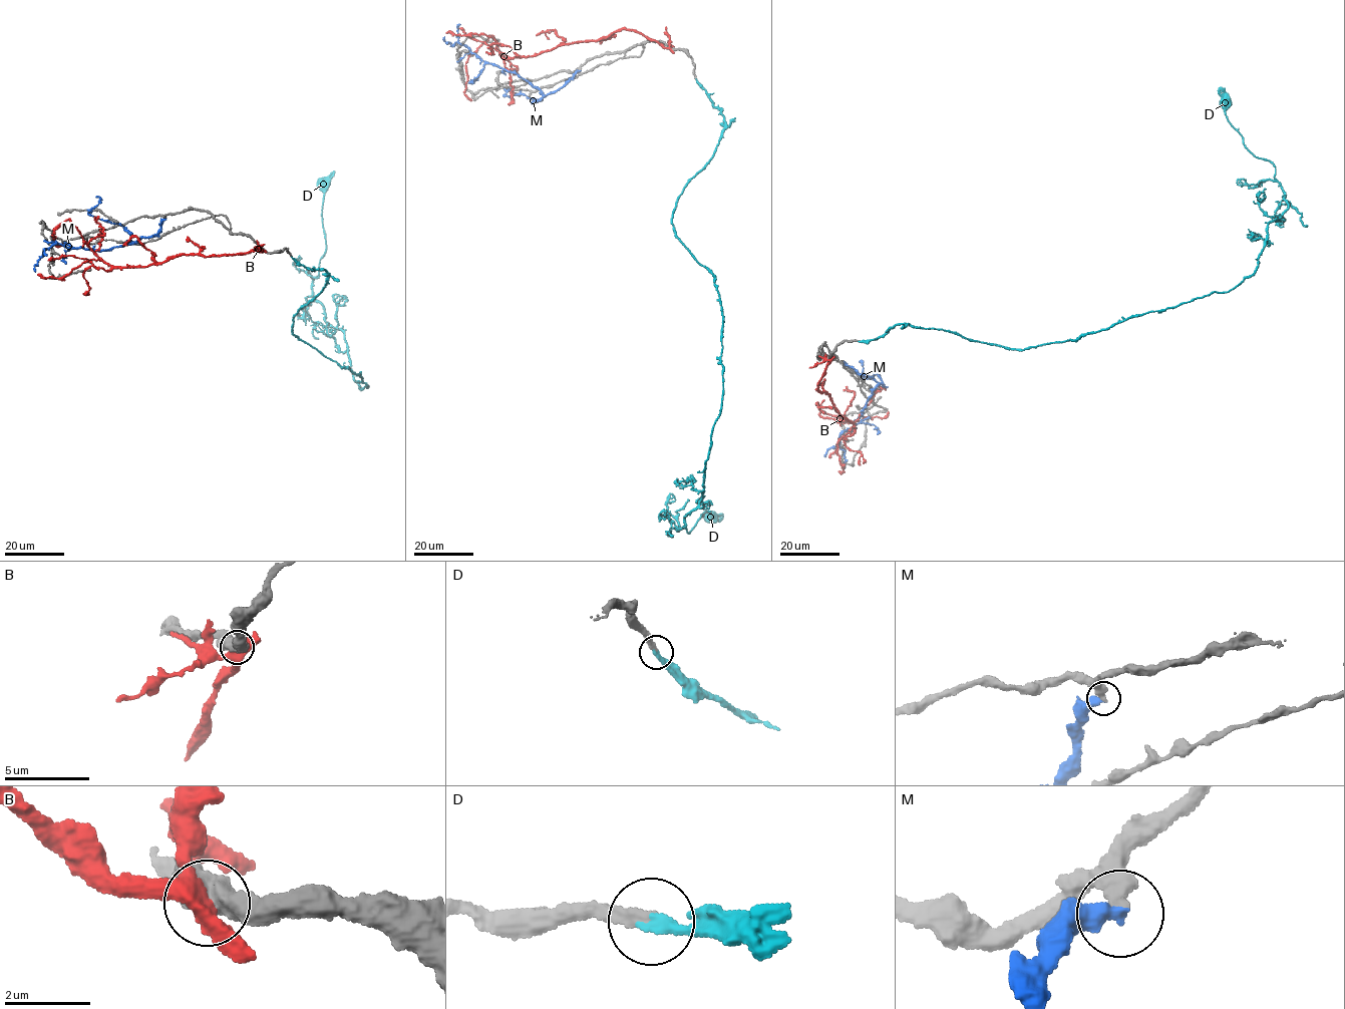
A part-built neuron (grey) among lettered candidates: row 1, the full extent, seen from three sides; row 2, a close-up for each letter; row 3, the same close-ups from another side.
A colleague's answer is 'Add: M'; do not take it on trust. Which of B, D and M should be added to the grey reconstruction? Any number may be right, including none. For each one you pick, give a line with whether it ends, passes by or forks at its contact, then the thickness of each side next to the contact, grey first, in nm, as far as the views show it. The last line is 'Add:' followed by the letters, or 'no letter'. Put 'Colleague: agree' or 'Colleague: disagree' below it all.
D: it ends | 280/240 nm
Add: D
Colleague: disagree

